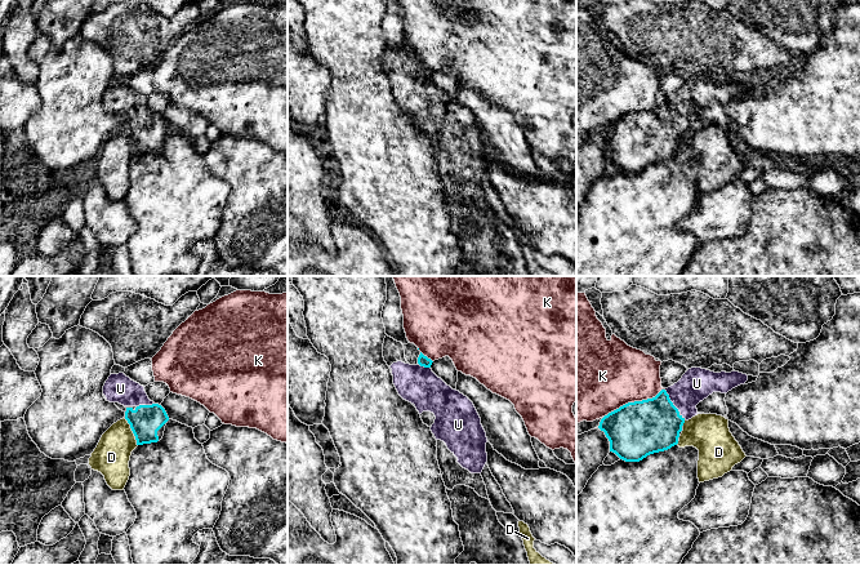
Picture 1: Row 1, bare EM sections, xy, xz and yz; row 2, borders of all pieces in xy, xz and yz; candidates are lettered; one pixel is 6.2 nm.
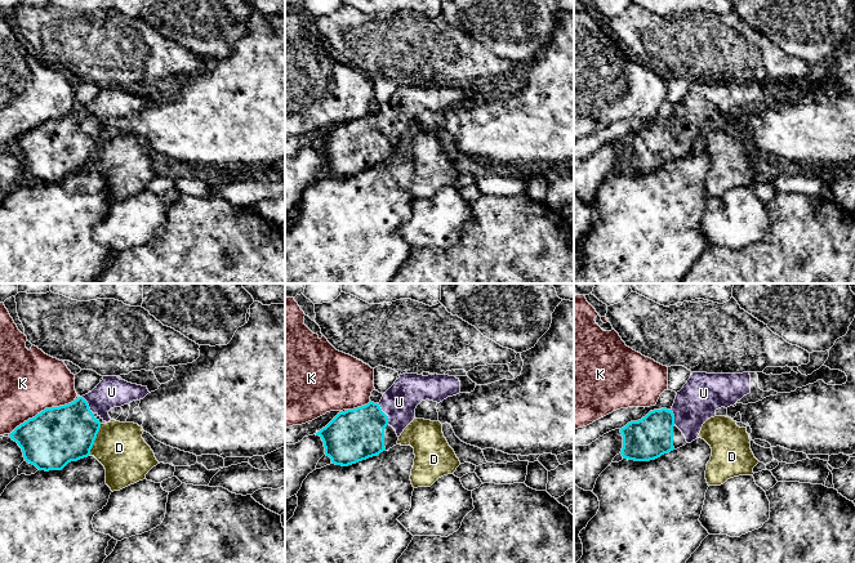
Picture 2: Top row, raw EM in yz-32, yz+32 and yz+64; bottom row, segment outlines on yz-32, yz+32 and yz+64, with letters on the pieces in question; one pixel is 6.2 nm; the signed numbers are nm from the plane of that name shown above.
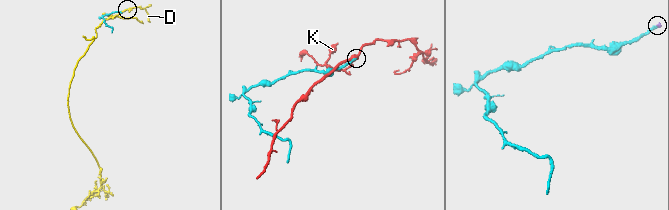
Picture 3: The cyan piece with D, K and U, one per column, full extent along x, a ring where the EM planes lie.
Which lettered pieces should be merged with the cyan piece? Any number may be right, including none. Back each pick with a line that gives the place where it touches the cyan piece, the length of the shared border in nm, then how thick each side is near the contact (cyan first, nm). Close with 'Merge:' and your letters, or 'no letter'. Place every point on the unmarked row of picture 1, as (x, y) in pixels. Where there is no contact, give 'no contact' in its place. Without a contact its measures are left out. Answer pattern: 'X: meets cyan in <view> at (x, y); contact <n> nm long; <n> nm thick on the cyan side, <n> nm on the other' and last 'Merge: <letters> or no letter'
U: meets cyan in yz at (671, 112); contact 170 nm long; 340 nm thick on the cyan side, 200 nm on the other
Merge: U

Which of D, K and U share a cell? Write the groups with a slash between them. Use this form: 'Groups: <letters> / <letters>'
Groups: D / K / U

